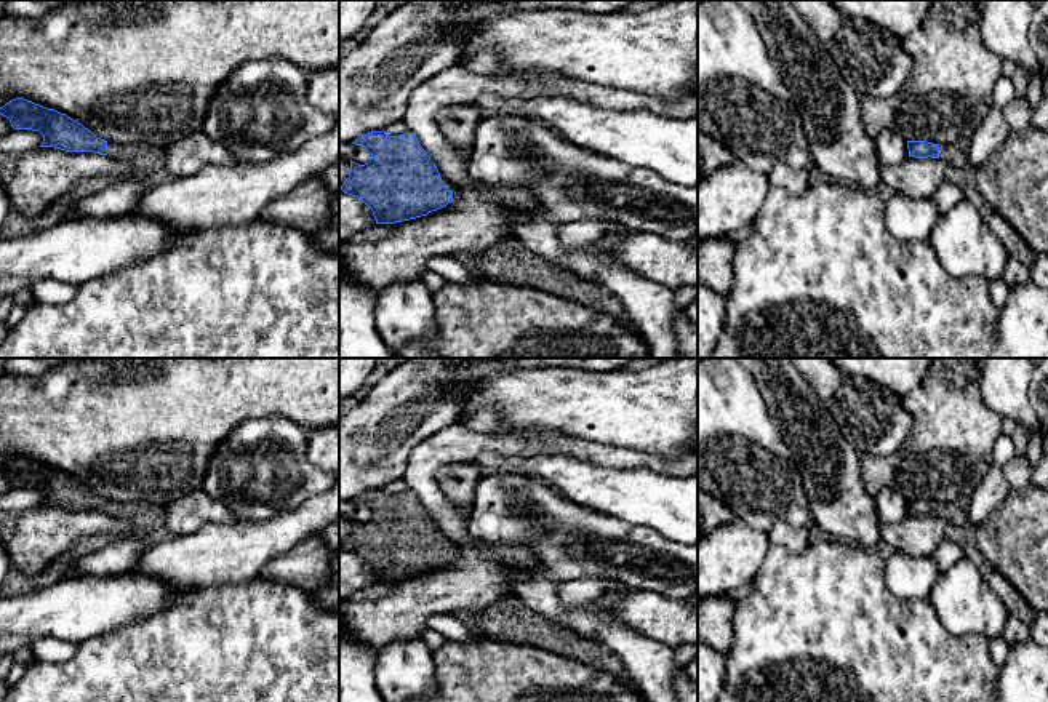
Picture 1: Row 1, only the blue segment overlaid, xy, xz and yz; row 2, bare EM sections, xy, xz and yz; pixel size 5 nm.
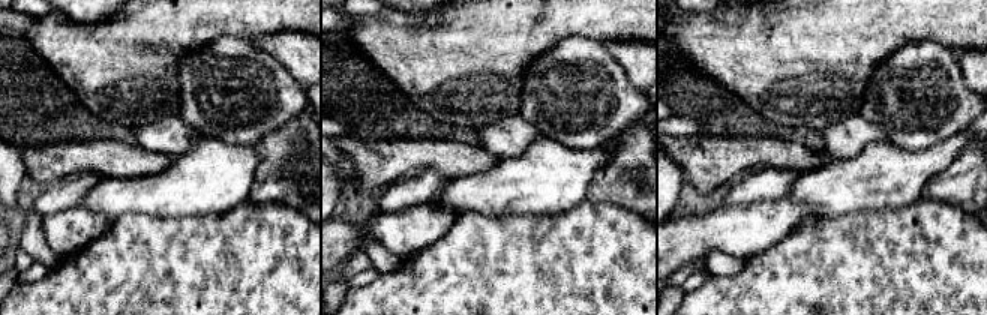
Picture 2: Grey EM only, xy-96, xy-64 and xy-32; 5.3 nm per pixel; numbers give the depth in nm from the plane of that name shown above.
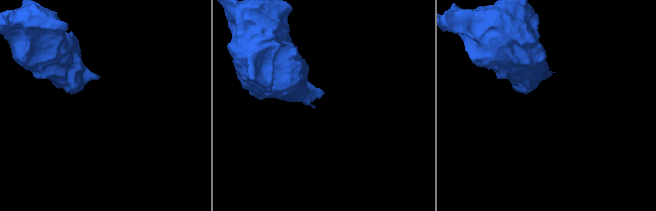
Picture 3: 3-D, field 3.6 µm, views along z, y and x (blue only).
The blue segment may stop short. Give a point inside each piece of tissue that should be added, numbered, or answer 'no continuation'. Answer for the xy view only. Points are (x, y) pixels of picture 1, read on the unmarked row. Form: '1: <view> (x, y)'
1: xy (149, 522)

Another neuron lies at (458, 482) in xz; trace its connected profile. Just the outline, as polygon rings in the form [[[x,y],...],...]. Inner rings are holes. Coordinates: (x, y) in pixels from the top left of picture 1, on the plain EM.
[[[450,464],[440,473],[440,488],[453,505],[469,512],[474,505],[475,486],[482,469],[469,464]]]

